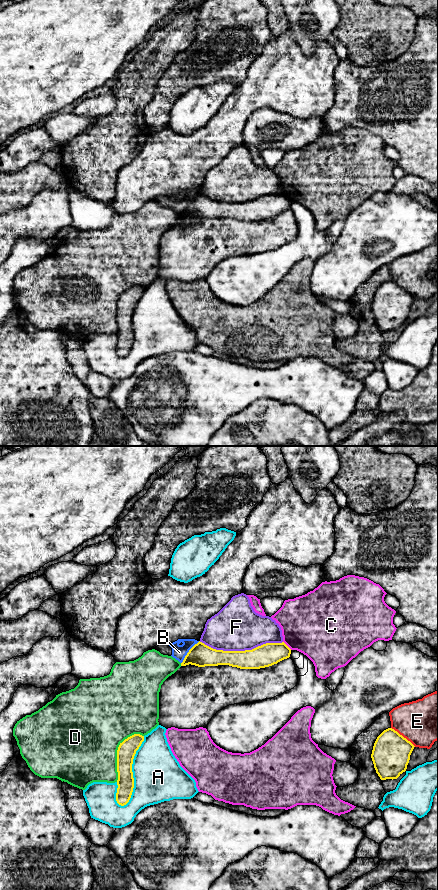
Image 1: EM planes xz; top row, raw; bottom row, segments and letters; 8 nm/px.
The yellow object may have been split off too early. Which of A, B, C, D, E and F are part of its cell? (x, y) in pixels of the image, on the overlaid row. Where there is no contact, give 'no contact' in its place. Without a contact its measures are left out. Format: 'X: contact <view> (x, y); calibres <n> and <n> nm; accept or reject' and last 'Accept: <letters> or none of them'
A: contact xz (132, 772); calibres 150 and 400 nm; reject
B: contact xz (188, 652); calibres 190 and 120 nm; reject
C: contact xz (286, 645); calibres 180 and 460 nm; reject
D: contact xz (117, 751); calibres 150 and 500 nm; reject
E: contact xz (402, 736); calibres 300 and 360 nm; reject
F: contact xz (241, 651); calibres 180 and 380 nm; reject
Accept: none of them

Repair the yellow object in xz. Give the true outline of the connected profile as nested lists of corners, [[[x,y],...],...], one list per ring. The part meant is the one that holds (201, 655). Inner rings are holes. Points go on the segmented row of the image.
[[[202,642],[195,644],[185,656],[181,666],[195,665],[198,667],[229,665],[240,669],[260,669],[272,666],[290,657],[291,649],[284,643],[266,643],[252,650],[223,651],[216,650]]]

